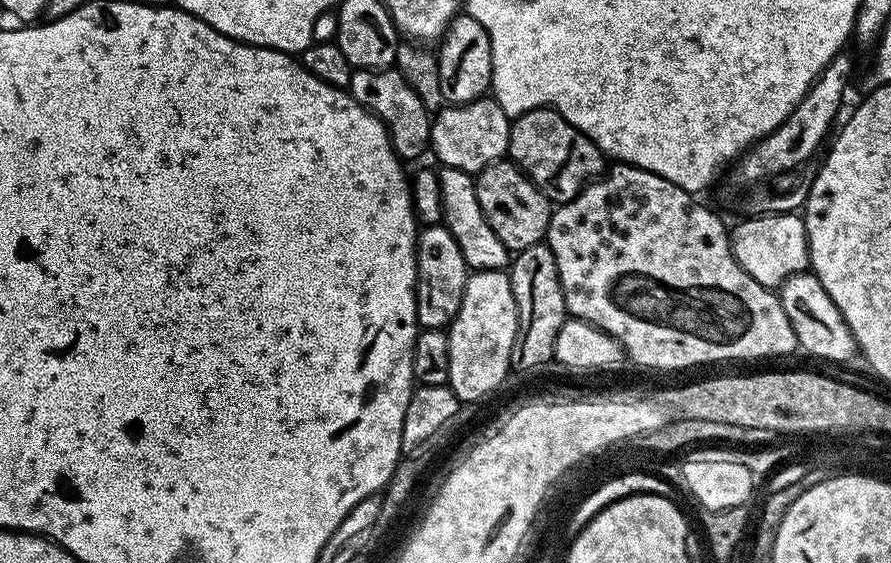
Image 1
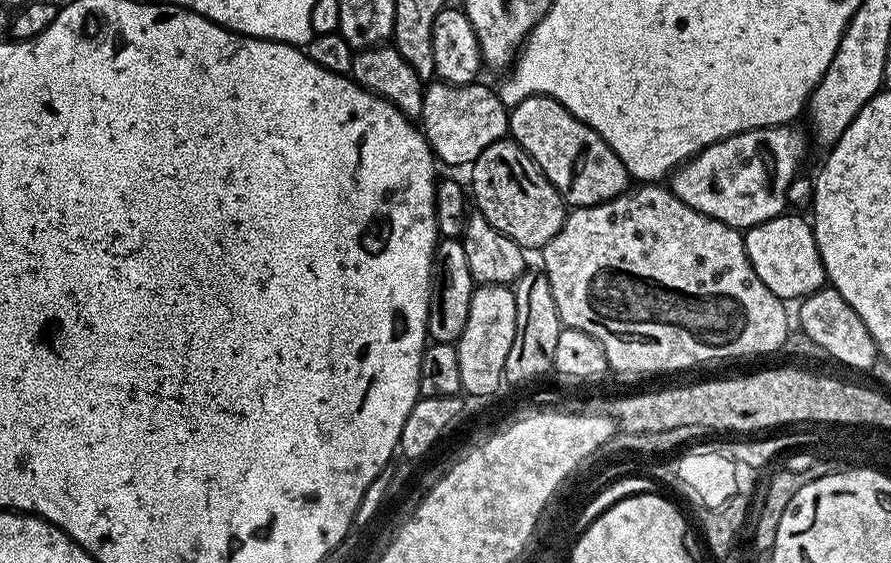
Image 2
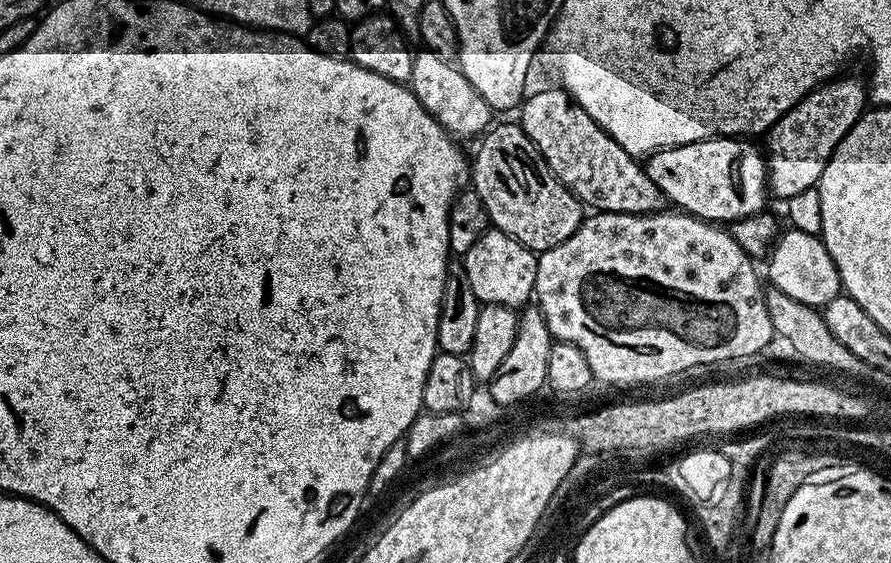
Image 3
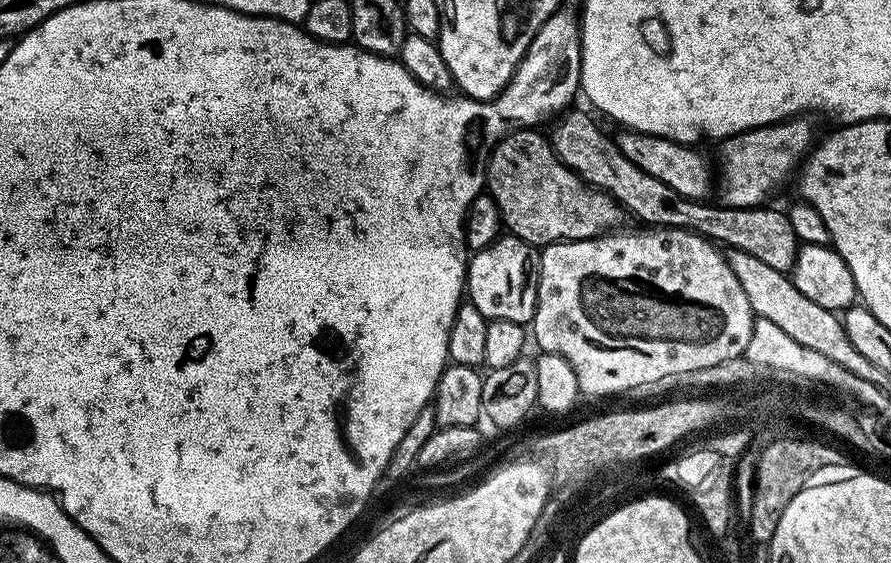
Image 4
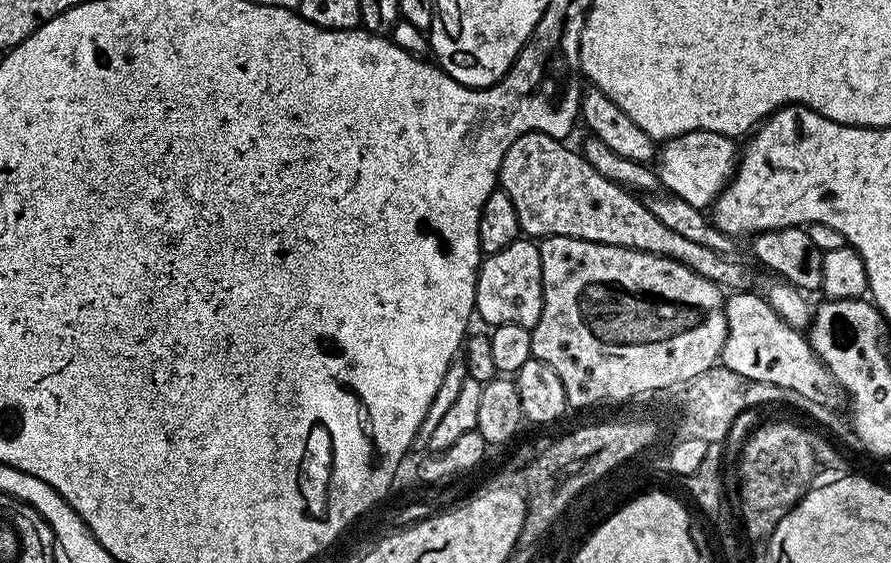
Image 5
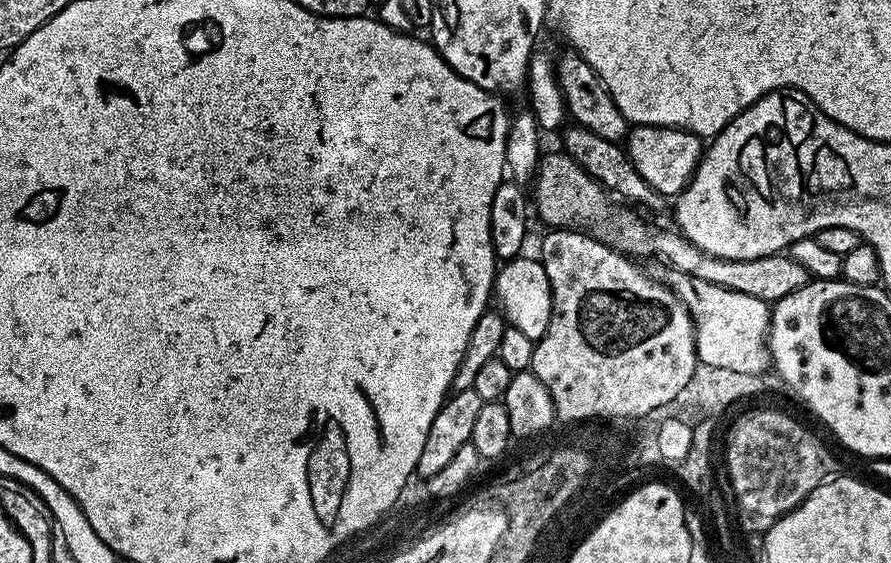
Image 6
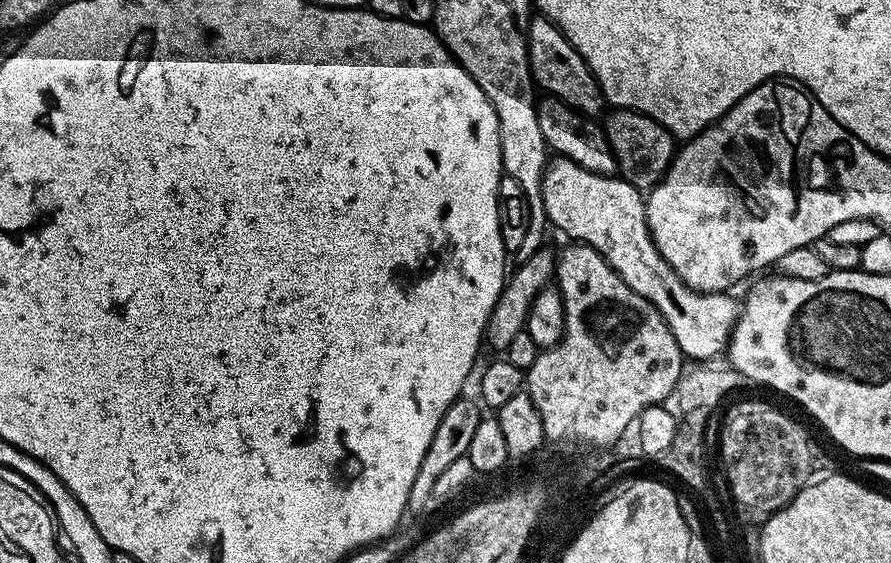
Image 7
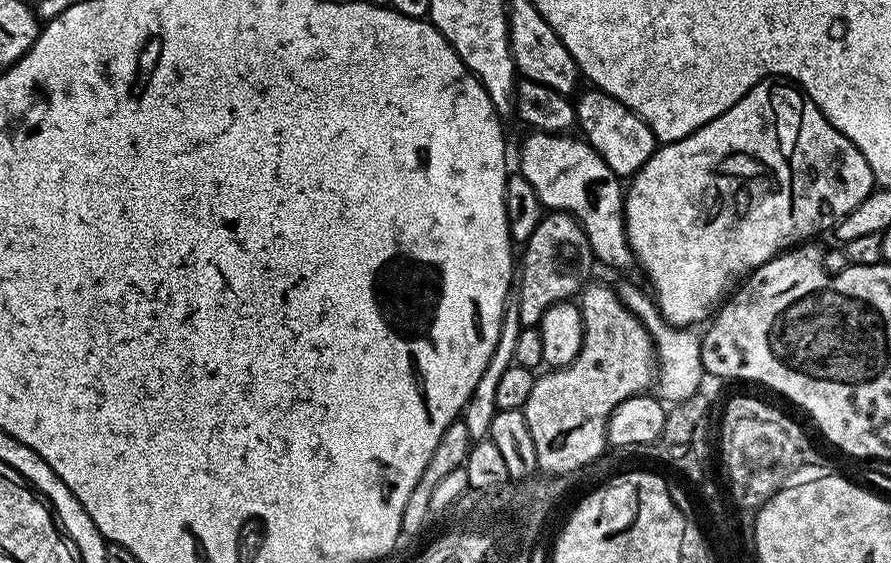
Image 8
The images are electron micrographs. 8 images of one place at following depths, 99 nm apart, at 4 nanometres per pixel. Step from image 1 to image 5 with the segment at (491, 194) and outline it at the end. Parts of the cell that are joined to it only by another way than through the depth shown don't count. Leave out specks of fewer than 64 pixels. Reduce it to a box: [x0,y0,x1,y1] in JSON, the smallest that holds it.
[498,132,753,290]

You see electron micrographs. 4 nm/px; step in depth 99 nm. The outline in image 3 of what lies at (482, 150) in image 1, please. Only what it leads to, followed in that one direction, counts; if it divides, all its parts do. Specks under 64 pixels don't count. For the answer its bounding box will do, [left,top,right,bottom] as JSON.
[408,50,494,142]

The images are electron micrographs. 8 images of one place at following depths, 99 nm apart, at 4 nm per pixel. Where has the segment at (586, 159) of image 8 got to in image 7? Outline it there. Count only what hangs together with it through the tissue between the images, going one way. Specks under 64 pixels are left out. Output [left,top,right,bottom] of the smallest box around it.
[540,156,738,362]

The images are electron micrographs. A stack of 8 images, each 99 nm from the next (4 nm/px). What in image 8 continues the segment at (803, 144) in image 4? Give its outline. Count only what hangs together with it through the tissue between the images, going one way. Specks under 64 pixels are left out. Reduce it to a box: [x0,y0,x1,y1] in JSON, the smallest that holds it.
[574,91,656,178]

